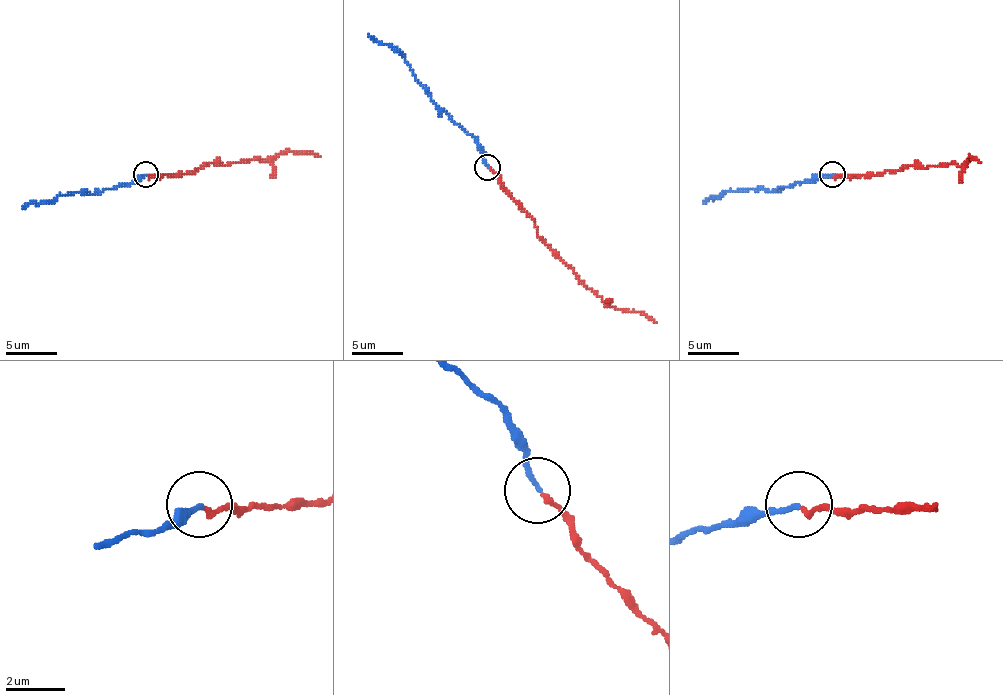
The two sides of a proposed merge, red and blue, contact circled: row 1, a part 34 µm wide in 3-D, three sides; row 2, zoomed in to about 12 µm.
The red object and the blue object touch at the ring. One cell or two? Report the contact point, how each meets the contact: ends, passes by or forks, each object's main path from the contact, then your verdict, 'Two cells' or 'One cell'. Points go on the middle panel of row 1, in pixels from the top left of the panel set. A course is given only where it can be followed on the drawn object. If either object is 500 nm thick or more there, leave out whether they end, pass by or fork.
Place: (487, 167). At the ring red ends. At the ring blue ends. Course of red: (488, 167), (535, 222), (537, 234), (589, 289), (618, 309), (644, 312), (656, 322). Course of blue: (488, 167), (483, 147), (436, 103), (405, 59), (368, 34). One cell

